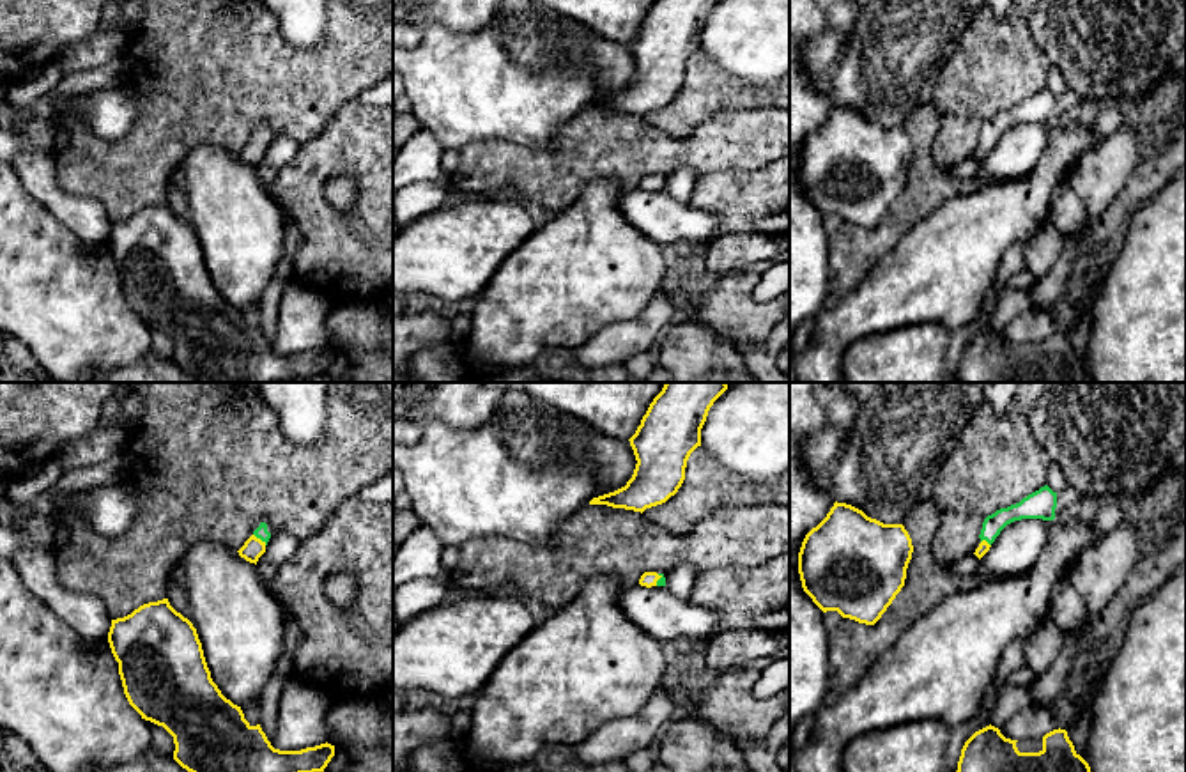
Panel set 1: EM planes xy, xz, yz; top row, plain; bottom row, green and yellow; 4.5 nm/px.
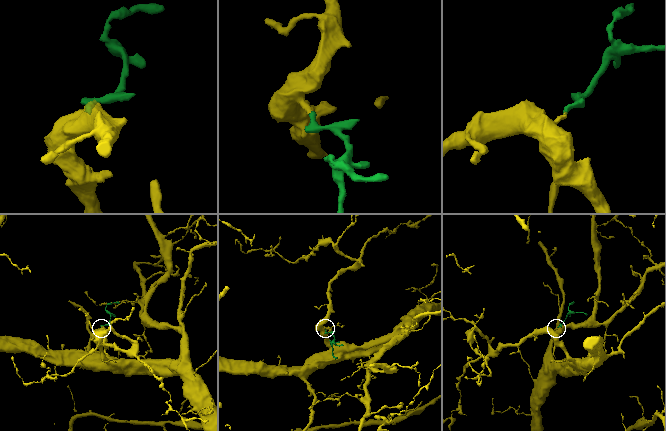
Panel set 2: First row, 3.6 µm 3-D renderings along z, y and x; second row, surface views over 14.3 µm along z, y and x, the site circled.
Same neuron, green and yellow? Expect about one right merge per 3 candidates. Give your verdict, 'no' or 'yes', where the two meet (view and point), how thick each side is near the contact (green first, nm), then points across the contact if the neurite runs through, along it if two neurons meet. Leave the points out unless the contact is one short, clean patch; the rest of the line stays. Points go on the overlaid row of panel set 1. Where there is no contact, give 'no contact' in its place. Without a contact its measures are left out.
yes; meets green in xy at (261, 539); 60 nm thick on the green side, 100 nm on the other; runs through xy (261, 532), (261, 539), (254, 548)

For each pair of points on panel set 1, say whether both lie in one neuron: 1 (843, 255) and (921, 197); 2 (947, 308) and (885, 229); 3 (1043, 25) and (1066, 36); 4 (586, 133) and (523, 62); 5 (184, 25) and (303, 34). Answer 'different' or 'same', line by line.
1: same
2: different
3: same
4: different
5: different

